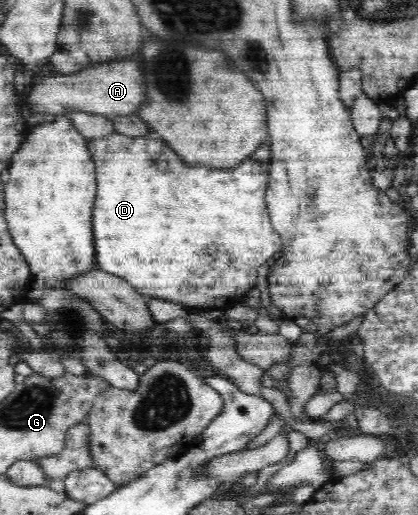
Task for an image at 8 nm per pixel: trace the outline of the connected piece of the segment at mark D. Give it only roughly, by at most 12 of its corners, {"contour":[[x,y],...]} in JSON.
{"contour":[[87,140],[102,271],[239,304],[283,246],[270,164]]}

